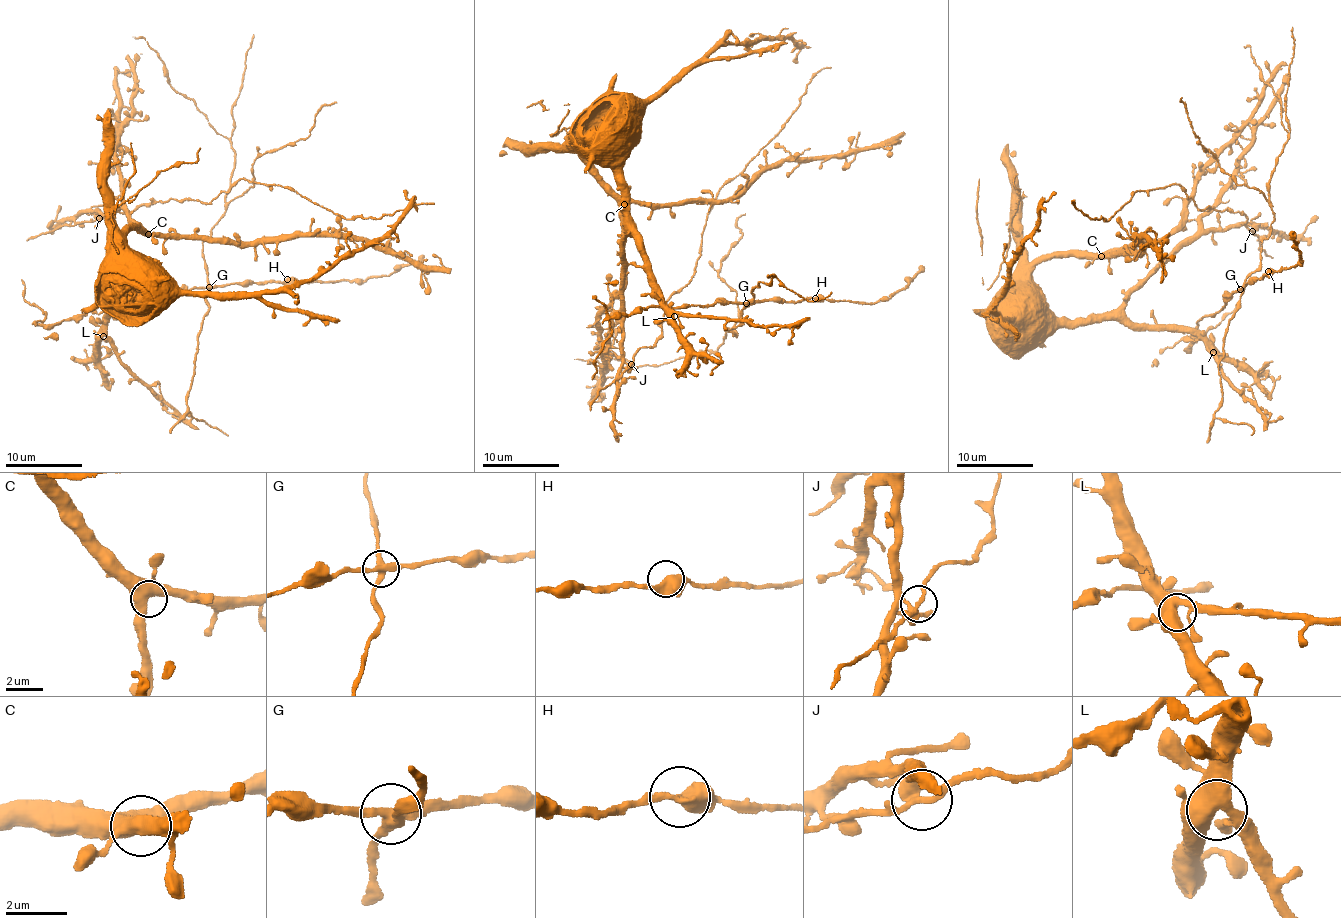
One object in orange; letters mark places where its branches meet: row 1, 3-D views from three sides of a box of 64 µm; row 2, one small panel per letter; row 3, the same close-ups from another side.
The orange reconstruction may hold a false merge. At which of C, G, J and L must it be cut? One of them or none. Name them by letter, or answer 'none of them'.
G

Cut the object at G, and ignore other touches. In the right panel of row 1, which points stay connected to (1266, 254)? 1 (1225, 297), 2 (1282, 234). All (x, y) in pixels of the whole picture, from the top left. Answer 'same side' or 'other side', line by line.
1: other side
2: same side

